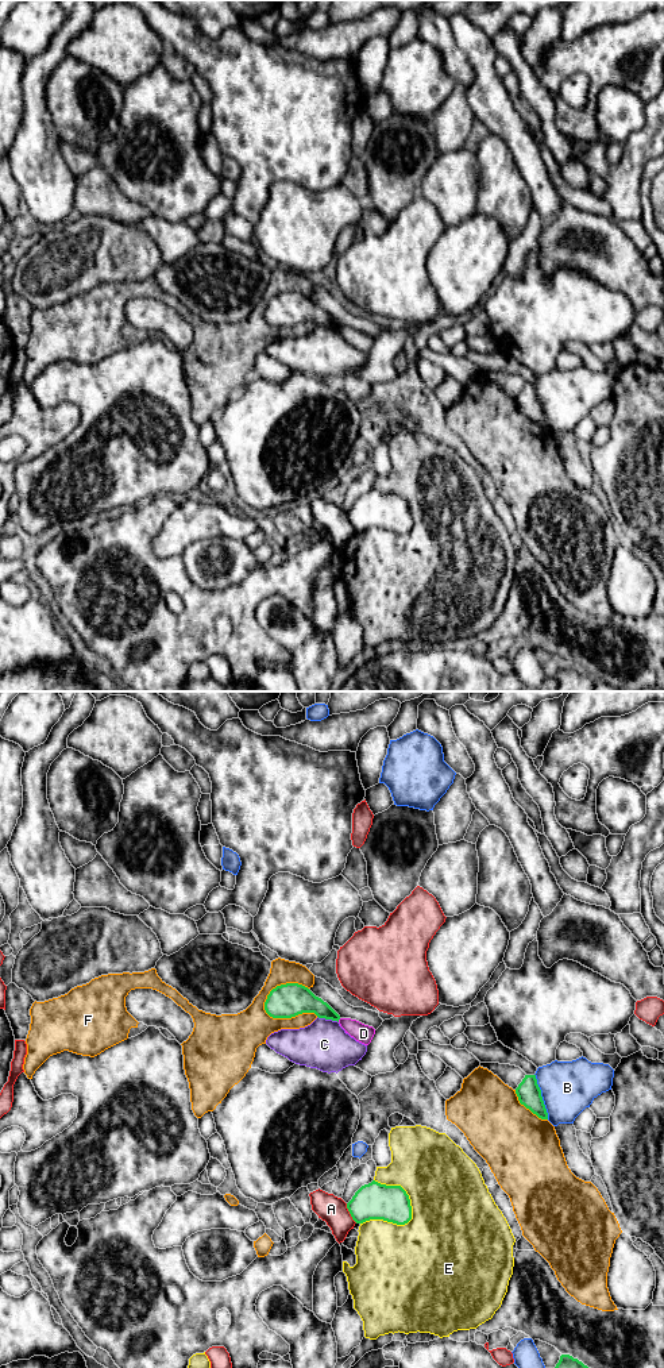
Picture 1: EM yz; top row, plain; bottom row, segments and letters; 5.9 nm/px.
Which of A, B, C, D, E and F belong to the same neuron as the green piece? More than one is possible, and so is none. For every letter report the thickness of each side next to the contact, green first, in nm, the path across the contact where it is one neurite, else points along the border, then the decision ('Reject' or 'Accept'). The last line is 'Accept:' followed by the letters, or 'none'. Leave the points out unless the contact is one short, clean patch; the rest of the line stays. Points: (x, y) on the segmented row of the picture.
A: Thickness 220 nm (green) against 160 nm. Reject
B: Thickness 140 nm (green) against 320 nm. Reject
C: Thickness 190 nm (green) against 300 nm. Reject
D: Thickness 150 nm (green) against 110 nm. Reject
E: Thickness 220 nm (green) against 500 nm. Reject
F: Thickness 200 nm (green) against 240 nm. Reject
Accept: none

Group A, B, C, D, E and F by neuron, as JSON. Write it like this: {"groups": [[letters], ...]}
{"groups": [["A"], ["B"], ["C"], ["D"], ["E"], ["F"]]}

